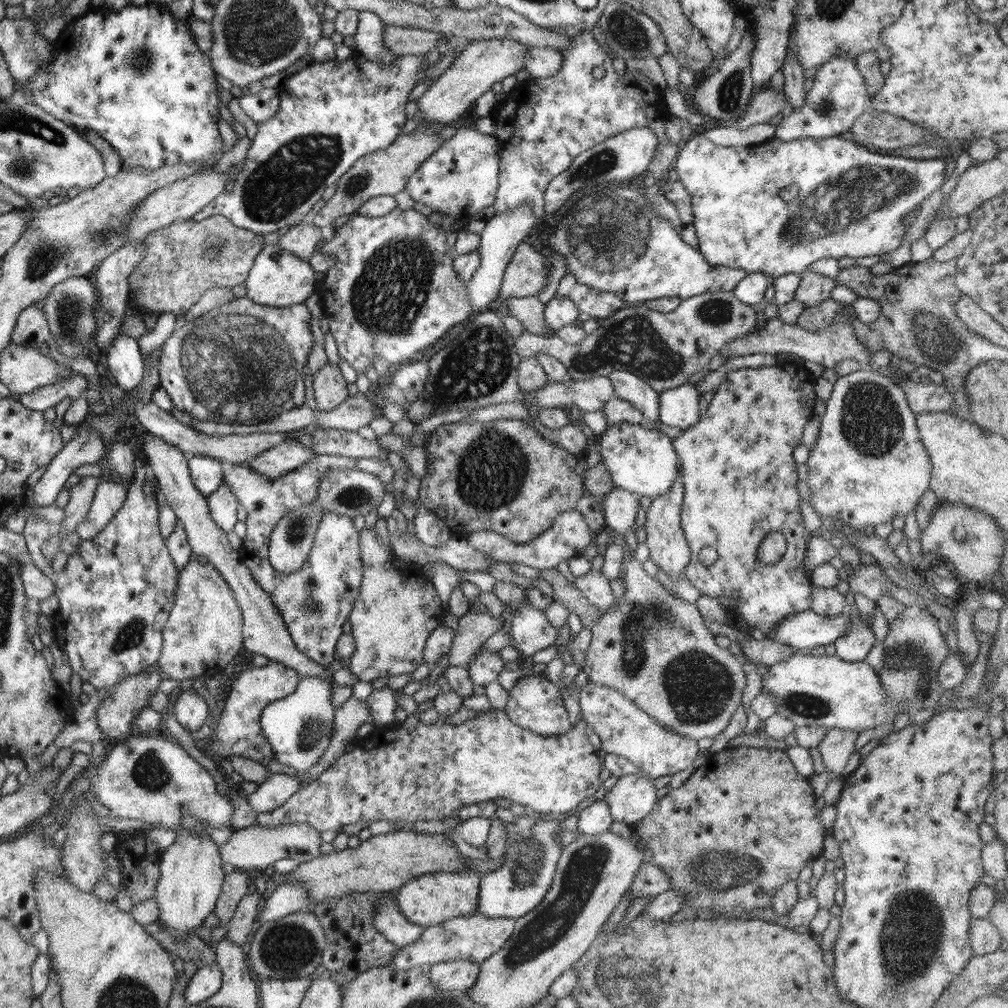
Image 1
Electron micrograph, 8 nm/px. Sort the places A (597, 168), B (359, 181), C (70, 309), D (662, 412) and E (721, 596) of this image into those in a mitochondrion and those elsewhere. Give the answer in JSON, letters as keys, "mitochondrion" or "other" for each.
{"A":"mitochondrion","B":"mitochondrion","C":"mitochondrion","D":"other","E":"other"}

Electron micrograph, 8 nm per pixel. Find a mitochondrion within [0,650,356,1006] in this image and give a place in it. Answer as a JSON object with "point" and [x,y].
{"point":[286,948]}

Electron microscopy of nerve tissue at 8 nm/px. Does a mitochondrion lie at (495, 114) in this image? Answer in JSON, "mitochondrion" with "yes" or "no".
{"mitochondrion":"no"}

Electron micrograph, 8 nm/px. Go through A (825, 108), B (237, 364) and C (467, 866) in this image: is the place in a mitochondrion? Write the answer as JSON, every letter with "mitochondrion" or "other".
{"A":"mitochondrion","B":"mitochondrion","C":"other"}

